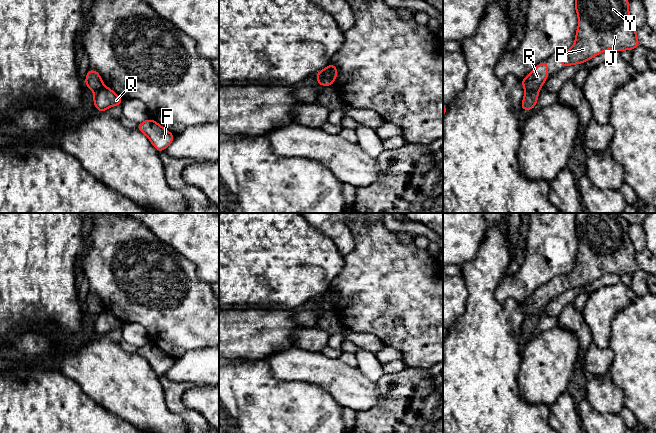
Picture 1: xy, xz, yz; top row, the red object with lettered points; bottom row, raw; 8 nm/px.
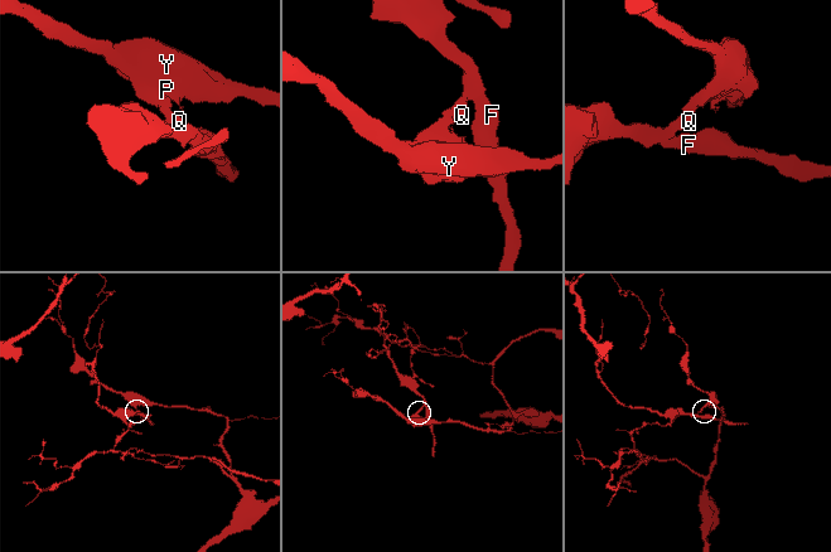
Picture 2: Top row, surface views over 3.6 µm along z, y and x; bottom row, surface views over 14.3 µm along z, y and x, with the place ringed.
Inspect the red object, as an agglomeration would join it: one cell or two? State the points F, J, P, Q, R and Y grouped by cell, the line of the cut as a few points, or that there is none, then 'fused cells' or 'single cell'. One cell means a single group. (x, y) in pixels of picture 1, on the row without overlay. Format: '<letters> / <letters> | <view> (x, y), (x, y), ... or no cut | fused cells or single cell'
F Q / J P R Y | xz (322, 295), (320, 308) | fused cells

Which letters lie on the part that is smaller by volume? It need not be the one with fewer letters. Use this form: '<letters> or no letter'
F, Q

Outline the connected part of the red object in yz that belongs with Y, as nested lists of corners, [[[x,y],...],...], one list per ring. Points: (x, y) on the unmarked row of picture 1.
[[[575,213],[578,252],[573,270],[561,278],[561,291],[582,288],[605,274],[632,275],[640,270],[637,251],[629,237],[629,226],[620,213]]]

